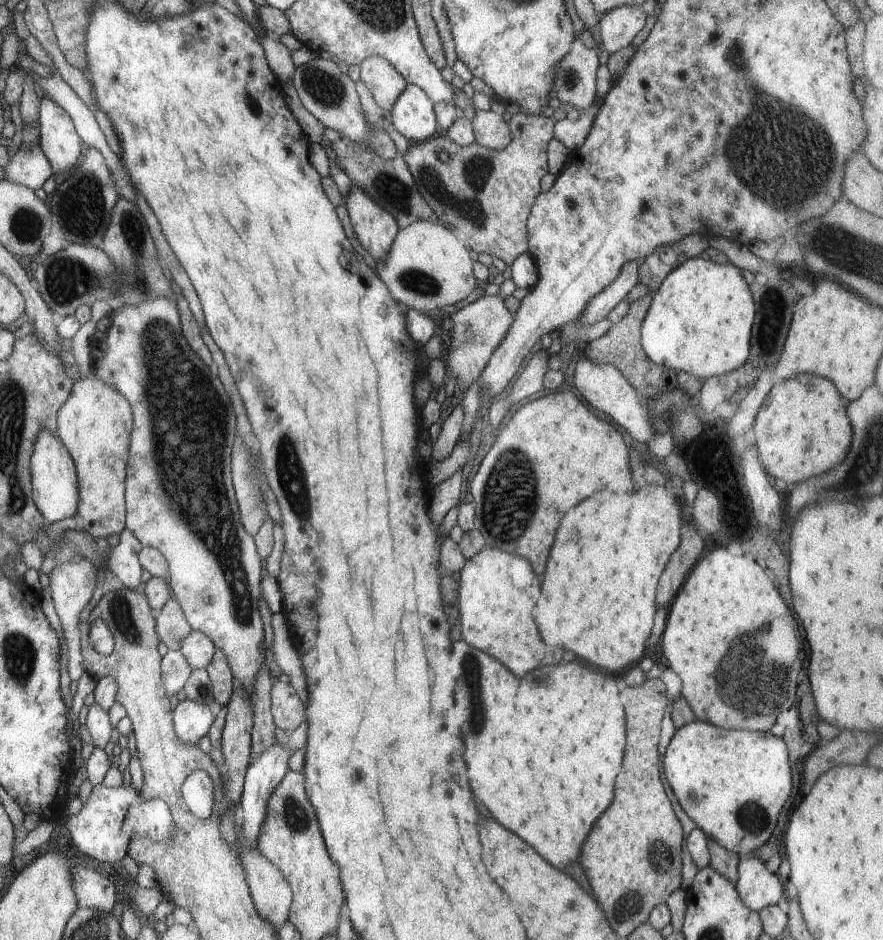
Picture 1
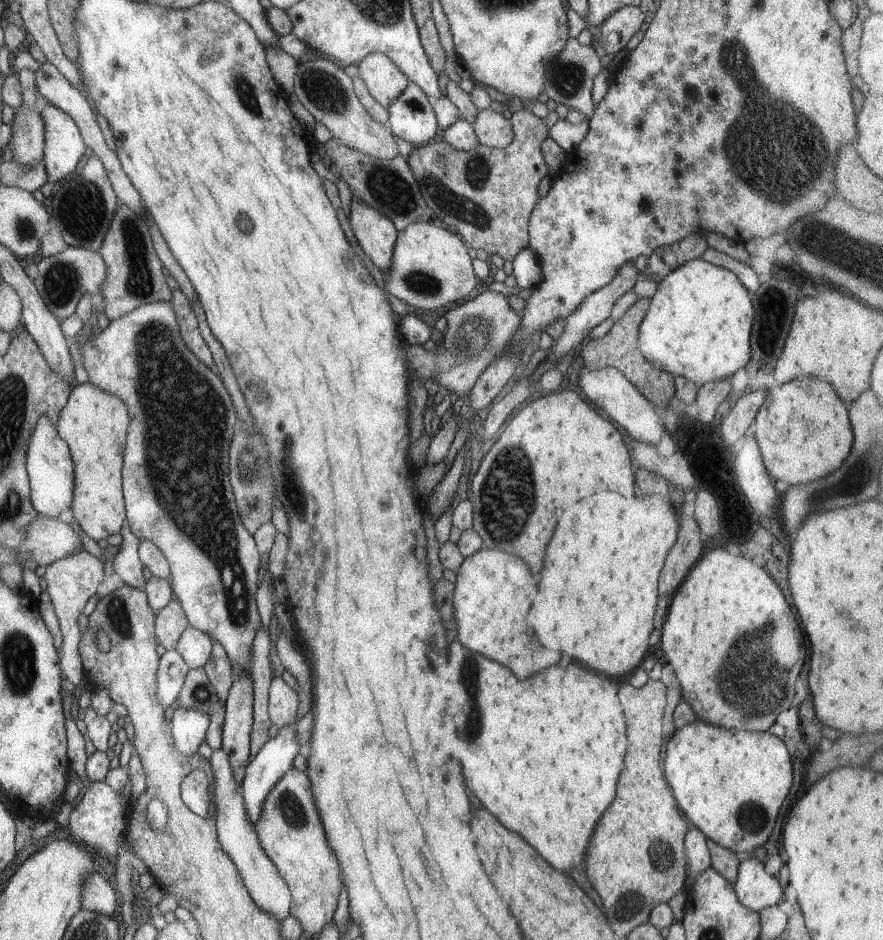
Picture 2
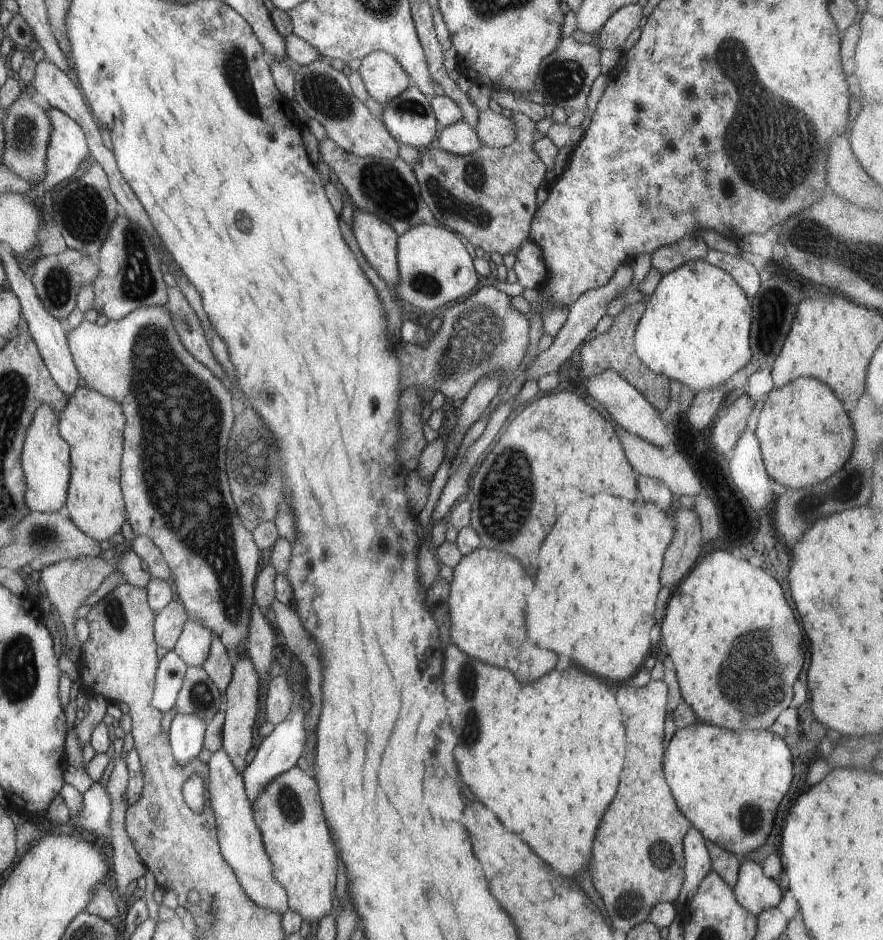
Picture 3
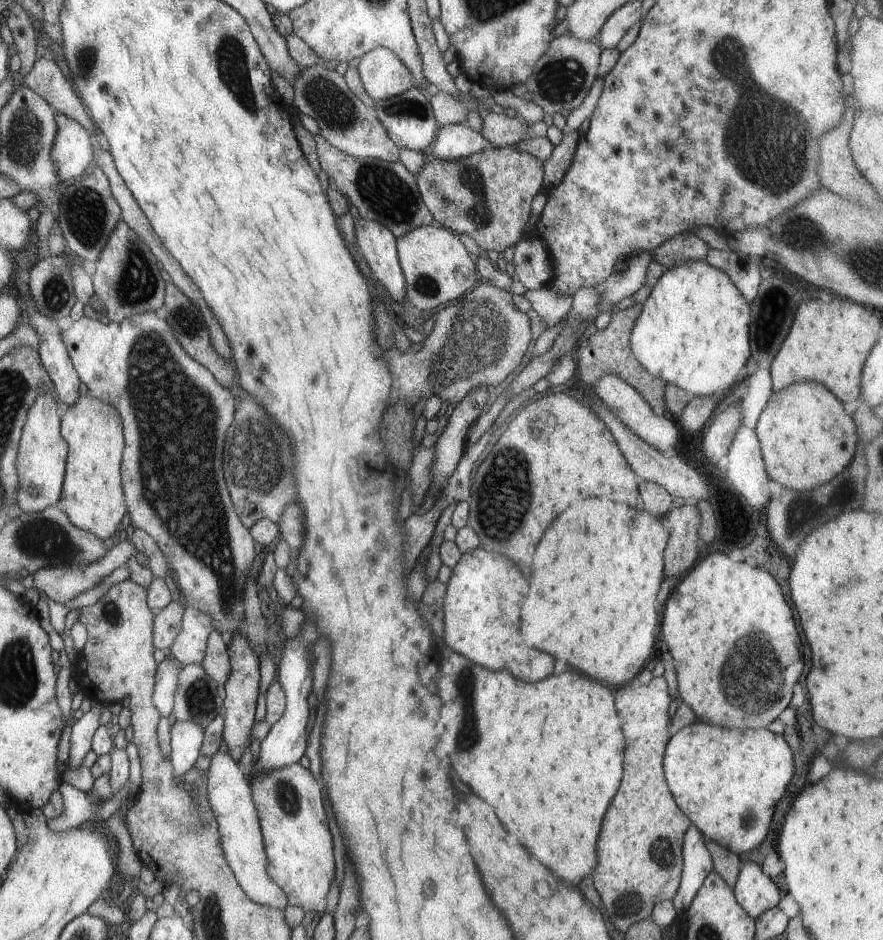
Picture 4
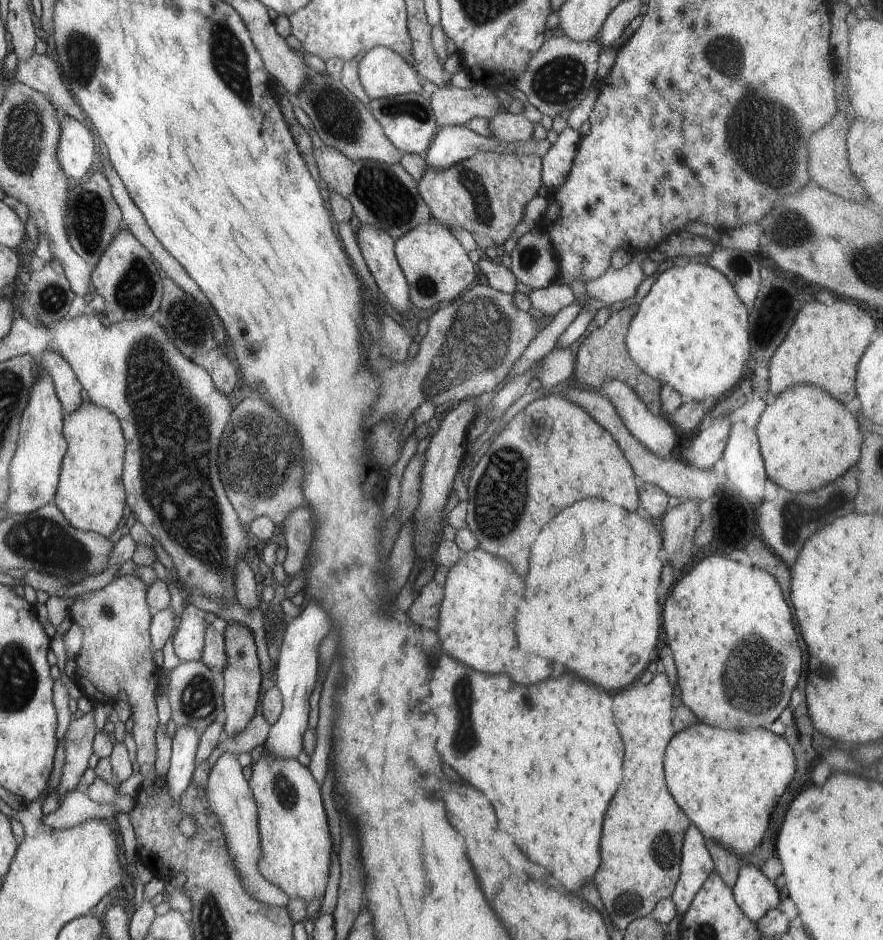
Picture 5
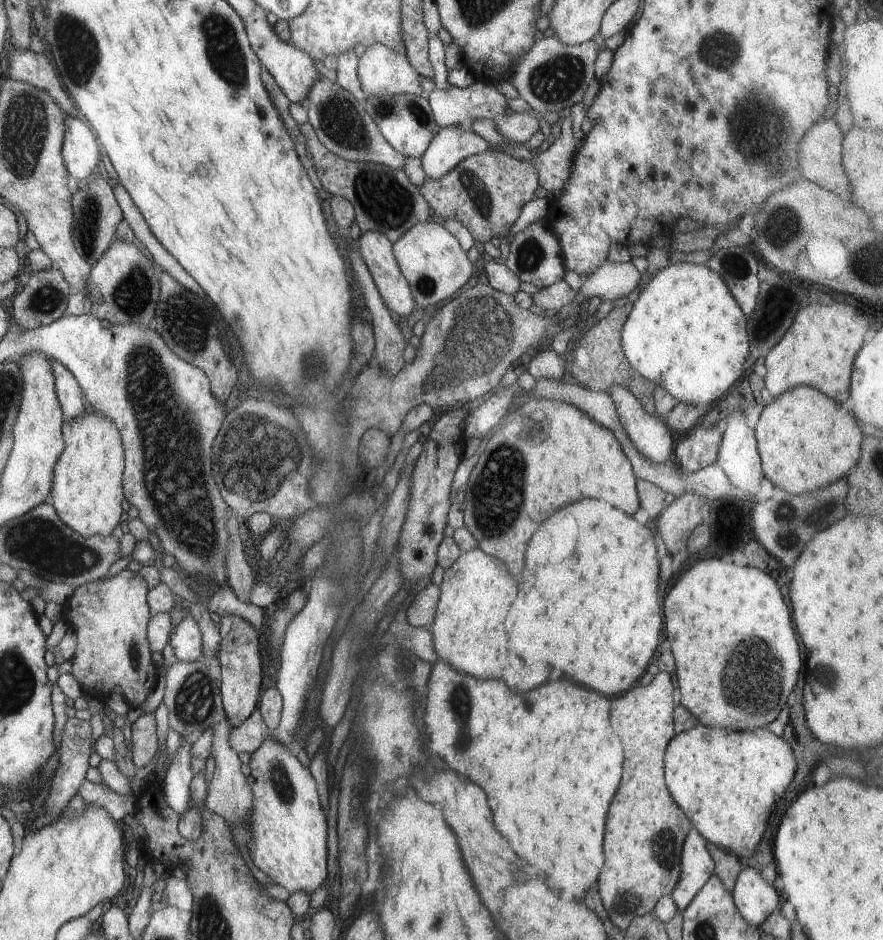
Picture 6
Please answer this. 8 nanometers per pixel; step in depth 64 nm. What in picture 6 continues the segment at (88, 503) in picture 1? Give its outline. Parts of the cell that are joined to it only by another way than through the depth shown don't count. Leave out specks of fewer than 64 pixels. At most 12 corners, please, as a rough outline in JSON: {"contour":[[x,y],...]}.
{"contour":[[95,412],[62,424],[46,501],[81,538],[121,518],[124,452]]}

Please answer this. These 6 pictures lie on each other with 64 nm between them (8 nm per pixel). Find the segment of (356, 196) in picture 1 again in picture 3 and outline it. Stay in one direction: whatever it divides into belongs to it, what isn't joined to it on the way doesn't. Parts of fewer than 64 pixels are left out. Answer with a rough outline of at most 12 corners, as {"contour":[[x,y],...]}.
{"contour":[[356,209],[351,228],[382,286],[398,281],[398,234]]}

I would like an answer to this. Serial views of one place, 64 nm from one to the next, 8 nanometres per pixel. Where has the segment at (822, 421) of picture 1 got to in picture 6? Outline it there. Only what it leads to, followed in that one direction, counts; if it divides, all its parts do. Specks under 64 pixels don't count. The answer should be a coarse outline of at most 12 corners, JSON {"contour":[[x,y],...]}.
{"contour":[[799,385],[754,426],[762,473],[794,495],[852,470],[853,414]]}

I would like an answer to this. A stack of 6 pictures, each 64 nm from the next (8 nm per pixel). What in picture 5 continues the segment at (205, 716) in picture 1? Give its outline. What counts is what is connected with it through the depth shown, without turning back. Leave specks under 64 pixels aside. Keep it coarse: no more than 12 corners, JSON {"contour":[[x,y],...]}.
{"contour":[[174,731],[165,774],[172,799],[191,782],[198,732]]}

